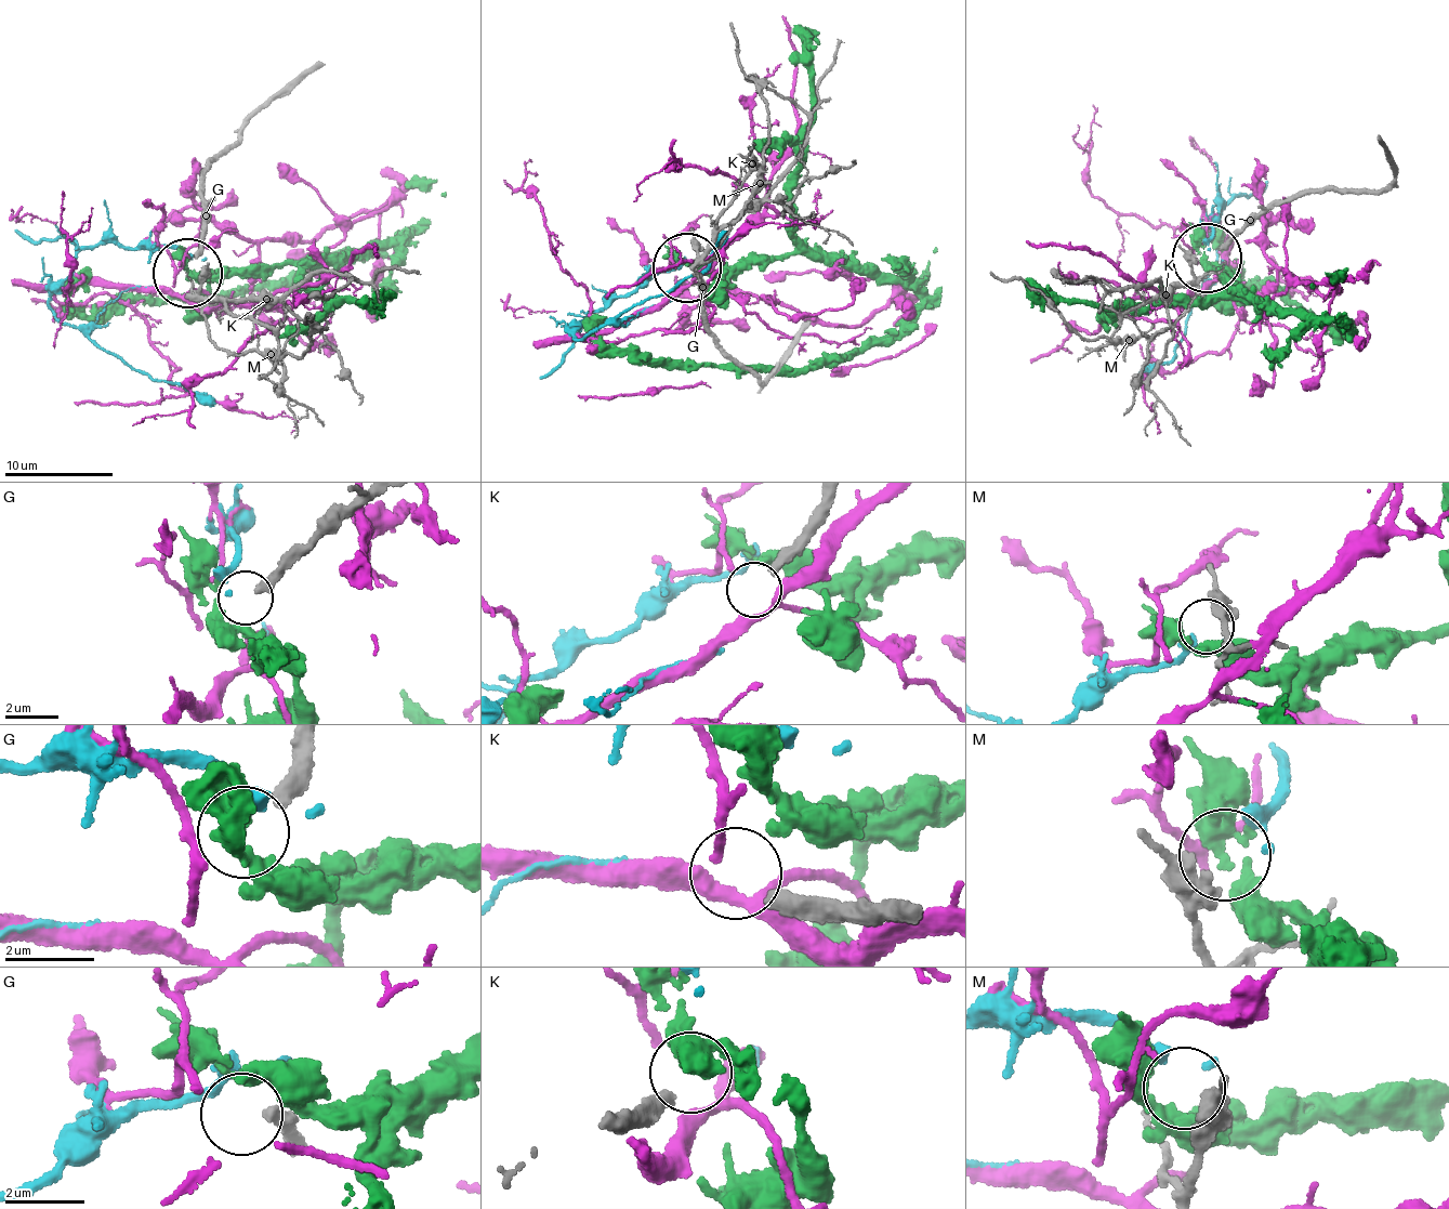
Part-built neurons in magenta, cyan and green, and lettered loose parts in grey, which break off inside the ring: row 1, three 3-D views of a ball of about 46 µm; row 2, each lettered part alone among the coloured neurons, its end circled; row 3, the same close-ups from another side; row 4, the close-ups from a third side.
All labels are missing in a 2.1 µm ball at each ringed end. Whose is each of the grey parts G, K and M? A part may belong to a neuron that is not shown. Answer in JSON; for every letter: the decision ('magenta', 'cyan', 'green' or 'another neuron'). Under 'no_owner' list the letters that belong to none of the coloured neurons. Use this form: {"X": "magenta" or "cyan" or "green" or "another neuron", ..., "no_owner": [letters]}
{"G": "another neuron", "K": "another neuron", "M": "cyan", "no_owner": ["G", "K"]}

